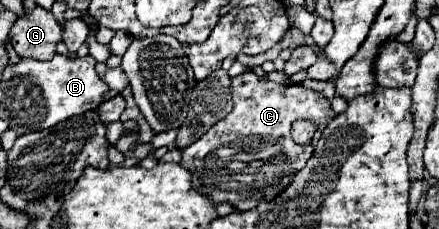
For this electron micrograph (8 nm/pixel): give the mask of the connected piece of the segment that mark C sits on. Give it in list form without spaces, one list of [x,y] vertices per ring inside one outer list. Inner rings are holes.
[[[246,71],[231,79],[231,95],[232,113],[220,119],[220,123],[212,125],[196,143],[190,143],[188,147],[184,147],[180,165],[192,173],[194,185],[198,185],[204,191],[206,199],[210,199],[212,203],[230,203],[236,209],[246,211],[256,207],[260,201],[274,199],[292,181],[292,175],[298,173],[304,167],[304,163],[310,159],[316,139],[320,137],[322,129],[334,119],[334,113],[330,109],[330,101],[322,93],[306,89],[302,85],[294,85],[294,83],[278,85],[264,77],[258,77],[252,71]],[[296,119],[308,119],[316,123],[318,127],[314,139],[308,145],[296,145],[290,139],[290,125]]]

